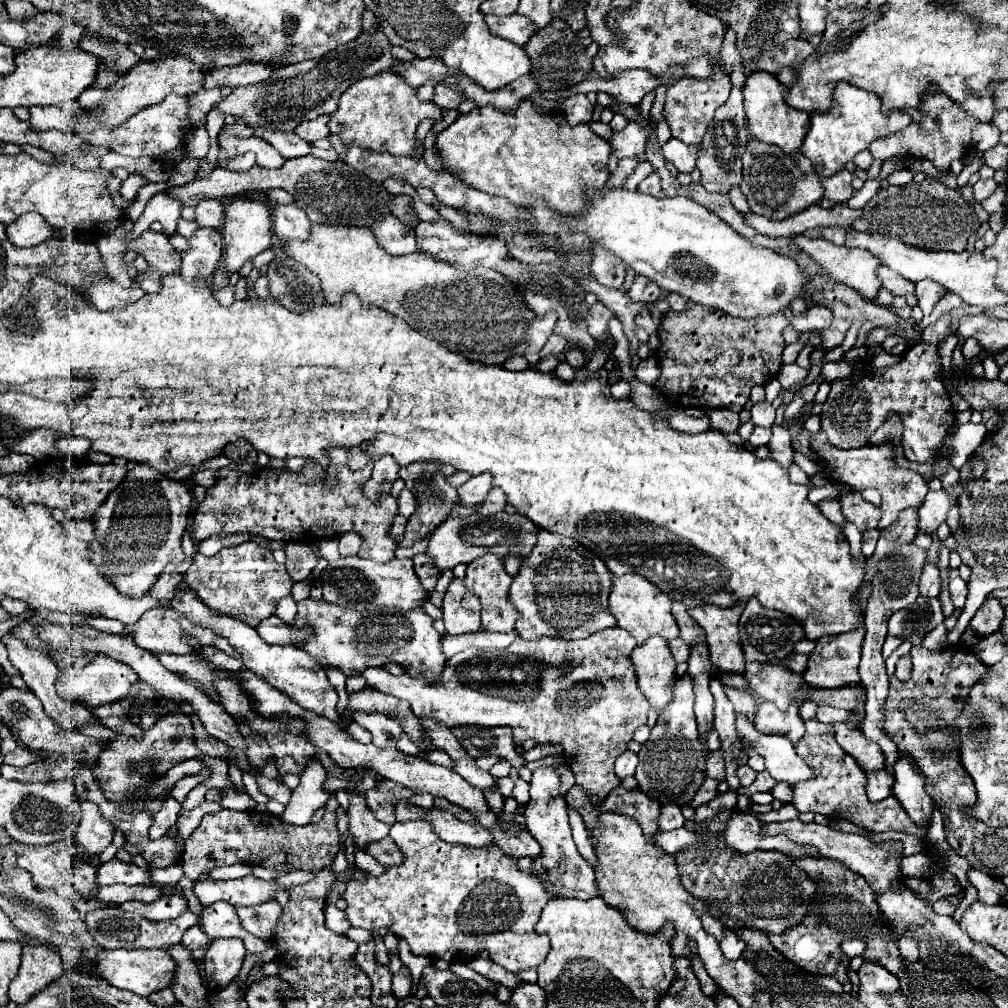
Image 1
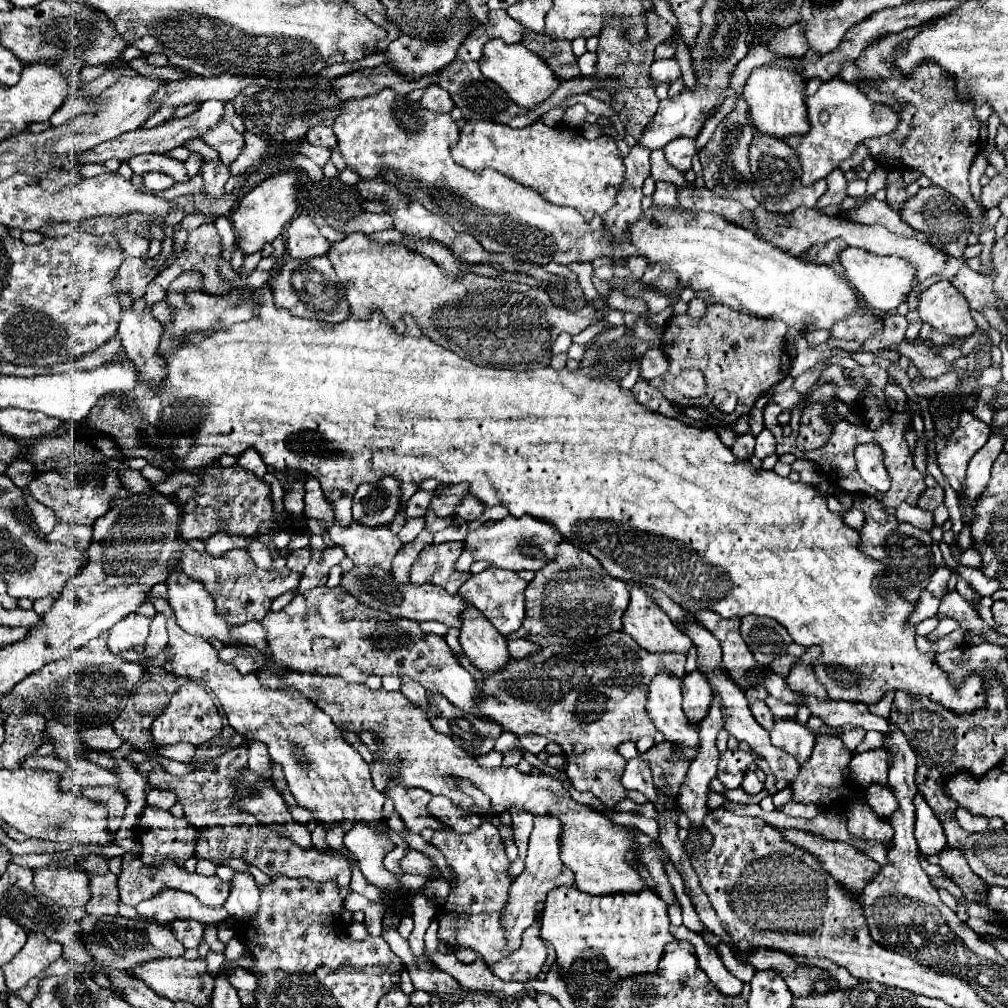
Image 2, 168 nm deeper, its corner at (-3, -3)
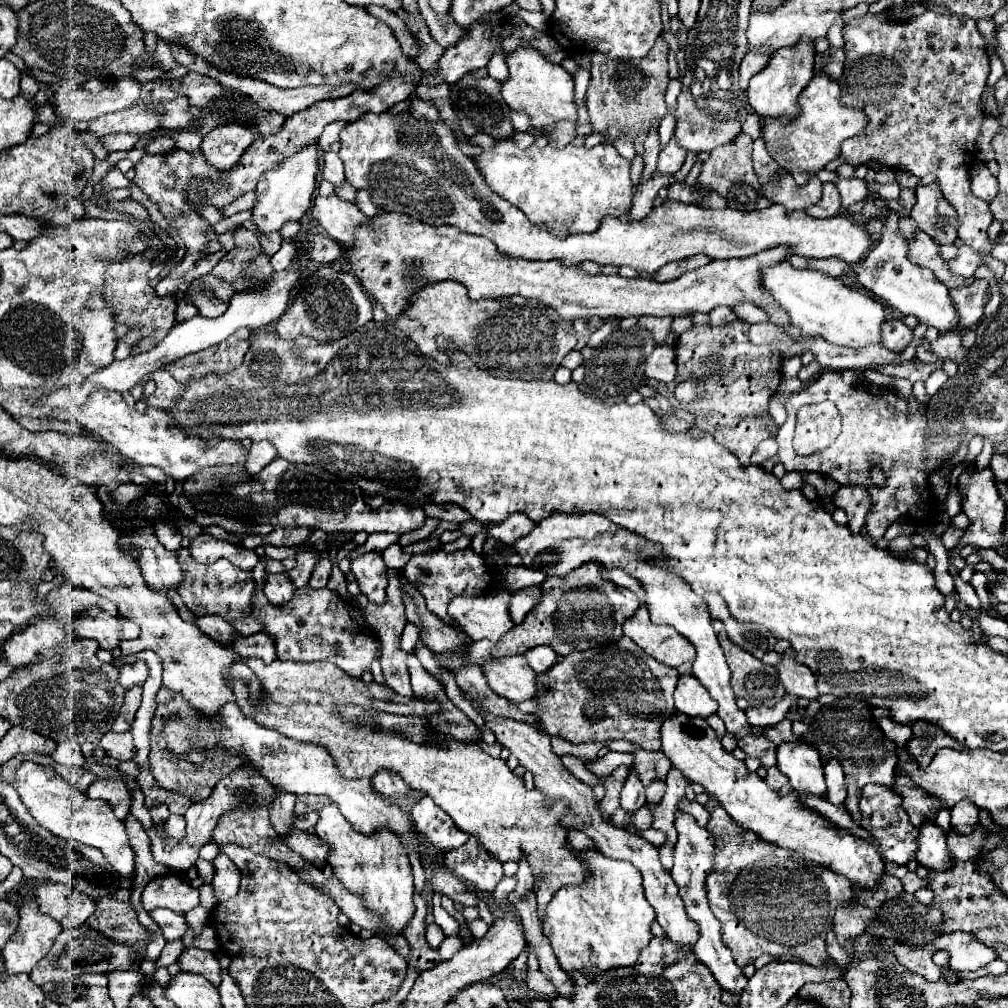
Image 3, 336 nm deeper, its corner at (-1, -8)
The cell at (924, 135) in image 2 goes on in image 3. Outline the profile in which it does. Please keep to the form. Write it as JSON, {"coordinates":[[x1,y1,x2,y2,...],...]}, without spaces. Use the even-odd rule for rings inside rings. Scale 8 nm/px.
{"coordinates":[[932,10,908,20,888,20,880,18,880,14,866,14,844,24,844,40,846,64,838,80,840,102,848,108,864,112,868,126,864,134,848,138,844,140,844,144,840,144,842,156,854,168,870,160,878,160,892,170,904,170,916,178,922,178,930,172,936,174,944,198,958,212,958,238,974,252,978,252,982,256,982,264,992,270,994,280,1000,280,1004,276,1006,264,992,258,990,252,994,244,990,242,986,232,994,218,988,202,976,198,970,190,970,168,976,160,976,138,980,134,980,124,984,118,984,112,980,110,980,98,990,72,984,38,980,36,976,22,958,14,940,16]]}

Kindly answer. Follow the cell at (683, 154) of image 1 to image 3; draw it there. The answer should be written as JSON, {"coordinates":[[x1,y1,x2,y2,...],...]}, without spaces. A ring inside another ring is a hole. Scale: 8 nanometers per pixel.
{"coordinates":[[670,138,670,142,662,148,662,152,658,156,656,172,660,172,660,174,674,174,684,164,684,158,686,158,686,150,682,146,678,146,676,138]]}

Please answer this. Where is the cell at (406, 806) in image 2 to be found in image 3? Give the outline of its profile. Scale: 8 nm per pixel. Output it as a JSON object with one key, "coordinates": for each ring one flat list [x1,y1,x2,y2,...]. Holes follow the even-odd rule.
{"coordinates":[[380,770,376,772,376,776,372,776,372,786,376,788,376,792,380,792,382,796,388,796,388,800,392,800,394,804,402,804,402,802,414,802,408,794,410,788,404,784,404,780,396,774,396,772,388,772,388,770]]}

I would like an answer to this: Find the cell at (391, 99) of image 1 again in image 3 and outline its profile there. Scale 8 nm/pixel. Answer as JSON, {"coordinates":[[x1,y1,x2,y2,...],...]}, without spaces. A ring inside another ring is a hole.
{"coordinates":[[364,114,360,120,346,124,342,132,340,158,346,168,346,182,356,190,368,190,372,202,386,212,404,212,420,222,442,226,450,224,468,234,486,236,500,248,500,252,512,258,524,260,560,260,564,266,576,266,580,262,592,260,600,266,616,264,616,266,632,266,636,270,646,270,654,274,668,262,688,258,692,254,706,254,714,258,740,258,750,256,760,250,768,250,774,246,789,245,789,255,806,256,806,258,830,258,836,256,848,264,860,262,872,248,866,226,852,222,848,216,832,216,832,218,812,218,804,210,788,212,774,204,756,212,740,212,740,210,712,210,696,204,684,204,676,200,666,200,660,208,654,208,644,222,624,222,620,218,604,218,602,226,592,234,570,234,566,238,552,236,546,228,532,224,524,212,516,206,508,204,500,194,492,192,484,182,484,176,476,170,476,164,456,148,456,140,452,140,452,130,444,122,428,122,416,120,412,114]]}

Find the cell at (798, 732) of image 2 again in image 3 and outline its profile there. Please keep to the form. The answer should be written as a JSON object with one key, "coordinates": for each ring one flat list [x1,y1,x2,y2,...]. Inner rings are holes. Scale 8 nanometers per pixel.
{"coordinates":[[780,744,778,770,788,778,790,786,804,796,824,798,828,792,824,782,824,764,820,754,810,744]]}

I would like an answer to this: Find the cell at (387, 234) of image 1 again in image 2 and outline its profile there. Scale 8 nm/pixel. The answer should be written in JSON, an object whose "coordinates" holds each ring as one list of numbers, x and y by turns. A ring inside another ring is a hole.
{"coordinates":[[362,213,362,217,356,217,352,219,350,223,346,223,344,227,344,233,354,233,354,231,360,231,360,233,376,233,376,231,386,231,386,229,392,229,392,217,388,213]]}

